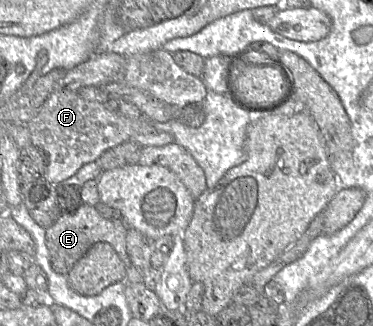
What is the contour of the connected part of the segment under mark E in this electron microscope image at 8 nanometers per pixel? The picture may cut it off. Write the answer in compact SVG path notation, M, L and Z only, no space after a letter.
M83 203L73 213L62 213L50 227L46 228L45 241L53 270L67 275L72 267L82 258L92 245L98 242L109 243L116 251L126 269L131 261L126 249L128 227L123 219L106 219L95 206Z

